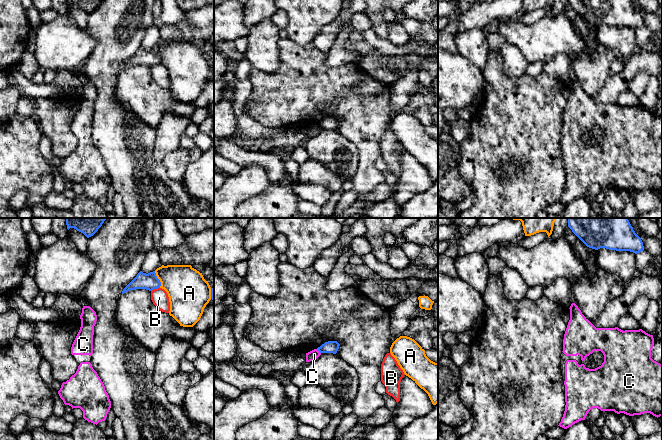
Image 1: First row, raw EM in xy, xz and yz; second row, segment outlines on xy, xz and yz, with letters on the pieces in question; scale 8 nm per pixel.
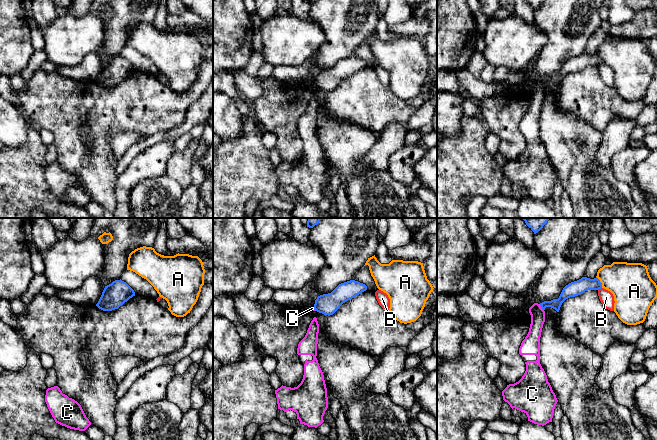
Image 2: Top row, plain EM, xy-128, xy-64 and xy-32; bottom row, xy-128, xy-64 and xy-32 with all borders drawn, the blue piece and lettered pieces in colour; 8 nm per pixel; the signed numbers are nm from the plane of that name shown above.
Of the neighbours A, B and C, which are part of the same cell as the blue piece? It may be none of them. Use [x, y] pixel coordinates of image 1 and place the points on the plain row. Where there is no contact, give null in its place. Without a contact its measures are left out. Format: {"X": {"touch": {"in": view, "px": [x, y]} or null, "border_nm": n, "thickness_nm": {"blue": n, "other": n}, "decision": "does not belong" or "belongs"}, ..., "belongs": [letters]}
{"A": {"touch": {"in": "xy", "px": [158, 55]}, "border_nm": 140, "thickness_nm": {"blue": 130, "other": 320}, "decision": "does not belong"}, "B": {"touch": {"in": "xy", "px": [155, 64]}, "border_nm": 80, "thickness_nm": {"blue": 130, "other": 140}, "decision": "does not belong"}, "C": {"touch": {"in": "xz", "px": [318, 126]}, "border_nm": 50, "thickness_nm": {"blue": 100, "other": 80}, "decision": "does not belong"}, "belongs": []}

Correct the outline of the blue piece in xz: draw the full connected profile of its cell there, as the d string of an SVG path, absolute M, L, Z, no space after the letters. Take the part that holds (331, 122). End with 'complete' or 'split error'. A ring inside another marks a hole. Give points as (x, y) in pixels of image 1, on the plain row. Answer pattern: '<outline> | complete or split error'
M328 117L322 120L317 126L320 129L333 129L336 130L340 120L337 117Z | complete

